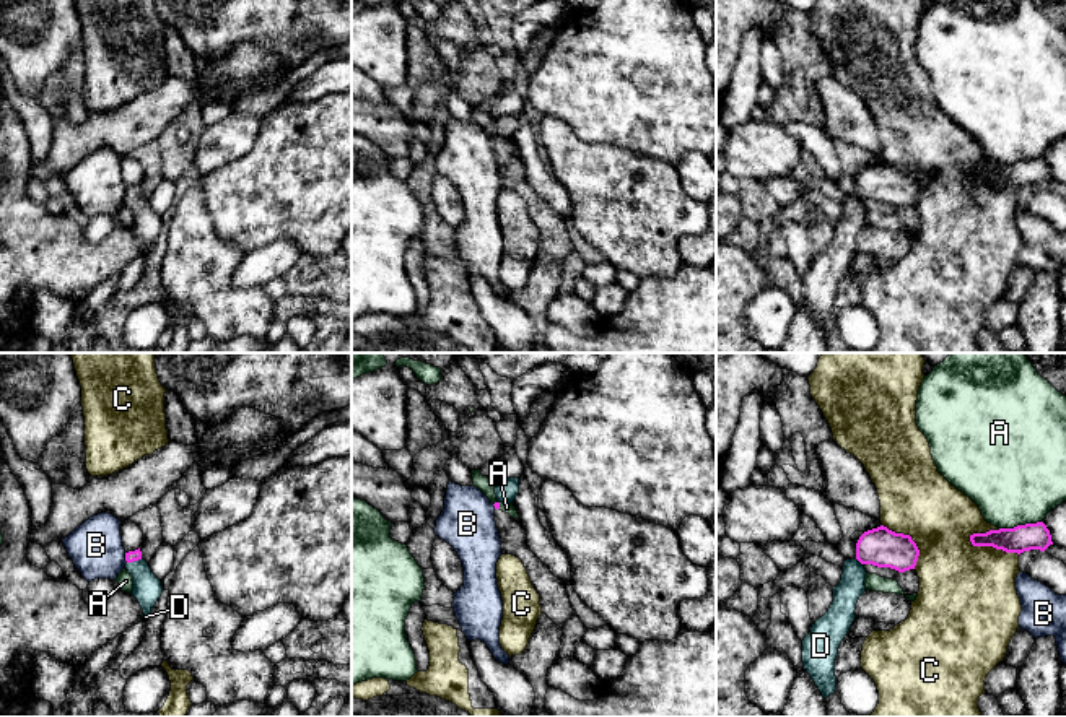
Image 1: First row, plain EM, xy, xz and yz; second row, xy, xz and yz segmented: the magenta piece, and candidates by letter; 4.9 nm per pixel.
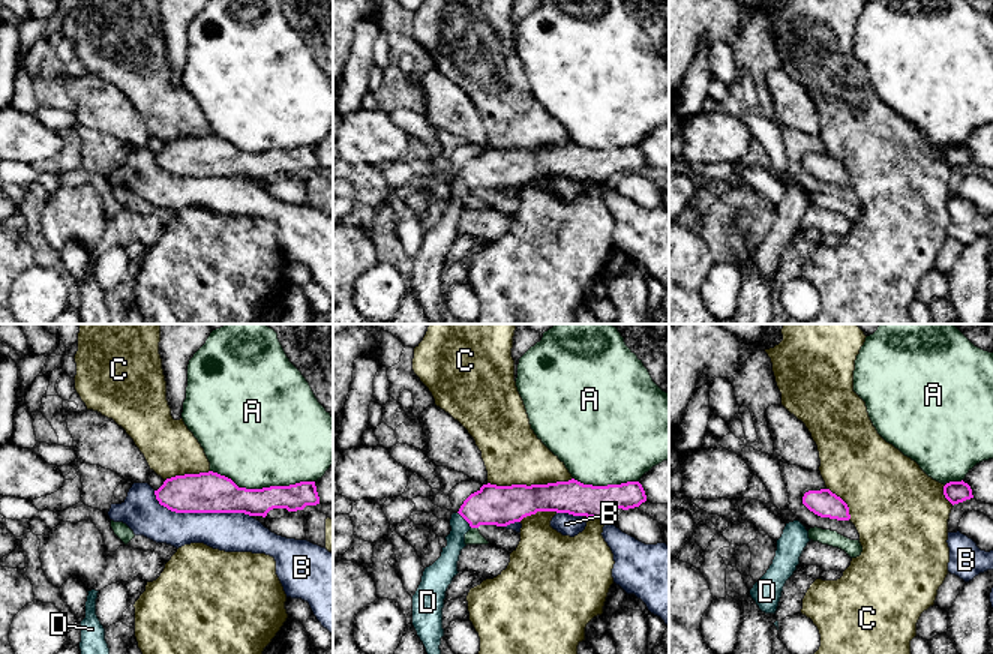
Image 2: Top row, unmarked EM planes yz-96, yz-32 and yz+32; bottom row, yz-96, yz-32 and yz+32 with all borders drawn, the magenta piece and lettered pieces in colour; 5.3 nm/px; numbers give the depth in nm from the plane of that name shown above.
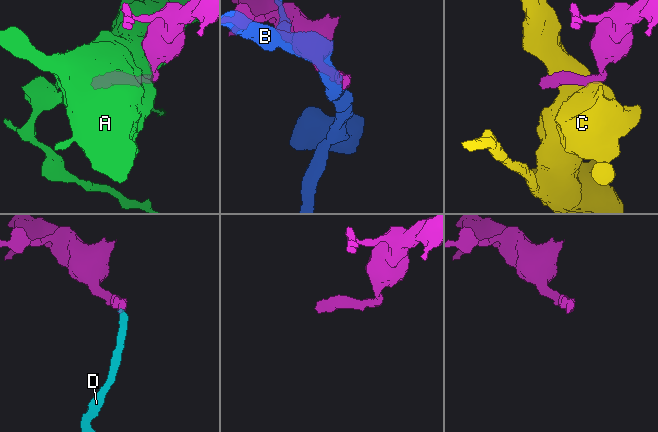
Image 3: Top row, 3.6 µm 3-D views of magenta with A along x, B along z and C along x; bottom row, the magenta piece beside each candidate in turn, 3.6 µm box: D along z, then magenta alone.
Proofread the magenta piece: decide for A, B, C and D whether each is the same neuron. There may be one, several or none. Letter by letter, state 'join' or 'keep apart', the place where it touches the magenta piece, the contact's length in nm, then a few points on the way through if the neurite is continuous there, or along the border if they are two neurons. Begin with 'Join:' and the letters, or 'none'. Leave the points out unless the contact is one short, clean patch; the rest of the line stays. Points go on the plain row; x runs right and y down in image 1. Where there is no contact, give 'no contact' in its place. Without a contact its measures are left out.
Join: D
A: keep apart | yz (1021, 161) | 220 nm
B: keep apart | xy (126, 194) | 50 nm
C: keep apart | yz (991, 181) | 260 nm
D: join | xy (134, 195) | 80 nm | across xy (131, 192), (134, 195), (147, 223)

